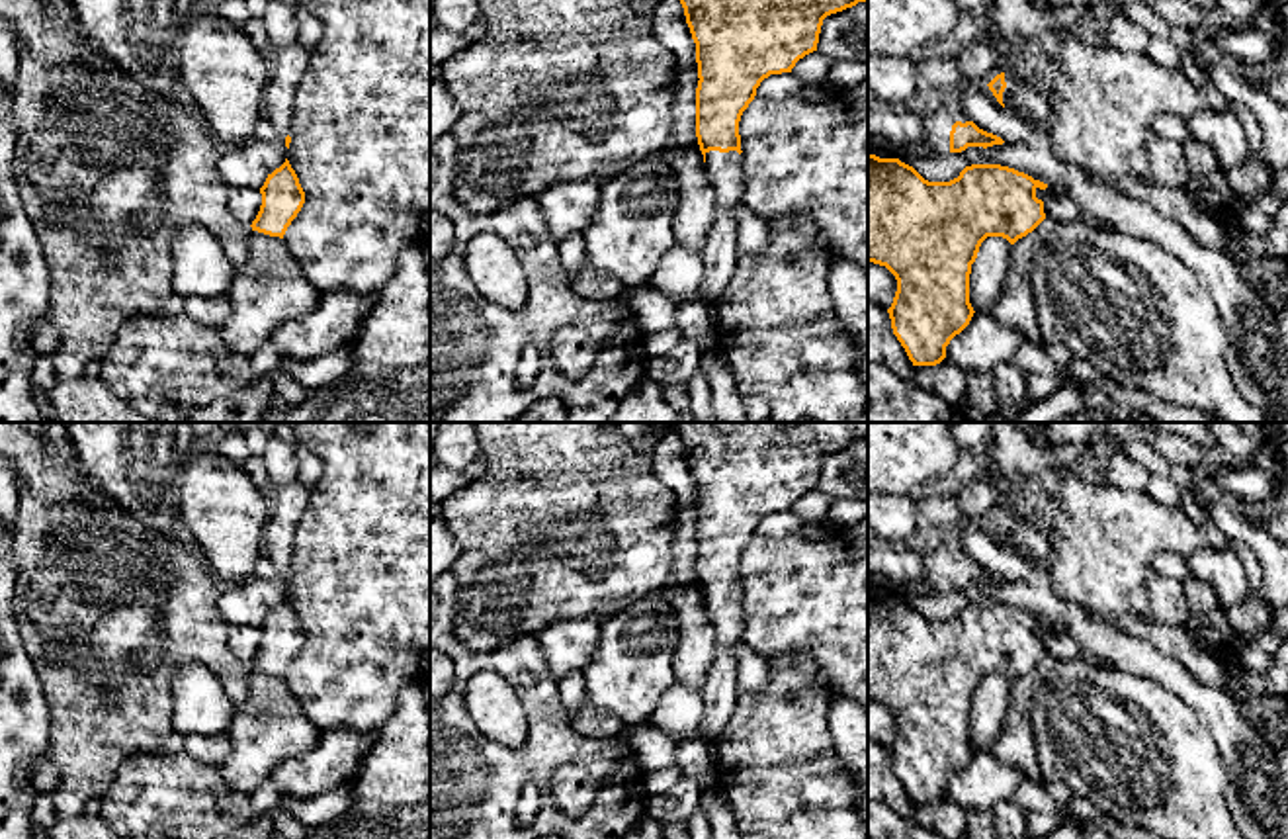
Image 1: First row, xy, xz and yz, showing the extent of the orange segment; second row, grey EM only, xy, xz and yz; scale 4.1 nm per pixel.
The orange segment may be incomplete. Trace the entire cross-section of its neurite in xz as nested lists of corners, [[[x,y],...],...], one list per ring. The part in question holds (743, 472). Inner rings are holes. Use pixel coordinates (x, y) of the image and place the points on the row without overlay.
[[[670,422],[696,481],[696,575],[715,630],[702,739],[717,741],[739,696],[733,647],[745,614],[739,559],[770,512],[817,489],[823,458],[868,438],[868,422]]]

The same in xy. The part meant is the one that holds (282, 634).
[[[289,598],[268,612],[260,626],[262,643],[252,659],[252,669],[283,677],[287,665],[305,641],[305,630]]]

